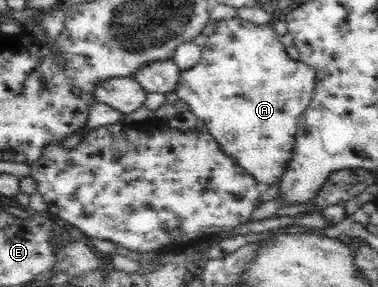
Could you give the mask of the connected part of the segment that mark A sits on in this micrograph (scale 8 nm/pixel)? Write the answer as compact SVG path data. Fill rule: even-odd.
M237 19L221 20L217 26L215 32L208 37L207 42L202 47L202 56L197 65L194 65L189 71L181 72L181 77L177 85L176 94L183 103L187 103L189 111L193 112L193 116L197 120L203 121L206 130L209 135L217 142L219 149L236 163L237 167L245 170L259 185L260 188L266 189L271 185L277 185L285 171L289 169L289 163L293 159L293 147L295 145L295 135L297 135L297 127L302 119L303 112L311 101L313 101L313 95L315 95L316 75L315 70L303 62L303 60L295 60L291 58L285 51L285 46L279 42L279 34L275 32L273 26L270 23L263 25L256 25L251 22Z

